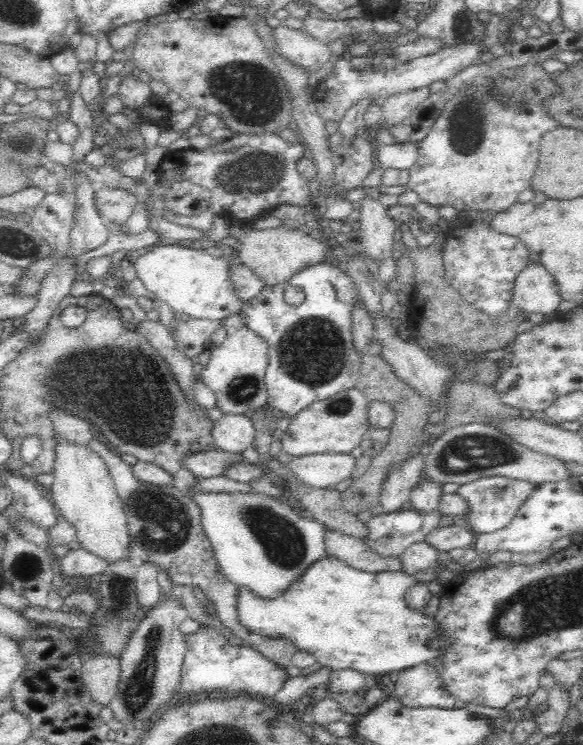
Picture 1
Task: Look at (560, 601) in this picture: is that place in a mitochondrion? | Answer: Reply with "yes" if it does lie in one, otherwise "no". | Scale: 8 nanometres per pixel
yes

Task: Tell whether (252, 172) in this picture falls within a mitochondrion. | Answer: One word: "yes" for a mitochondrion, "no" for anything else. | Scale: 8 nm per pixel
yes

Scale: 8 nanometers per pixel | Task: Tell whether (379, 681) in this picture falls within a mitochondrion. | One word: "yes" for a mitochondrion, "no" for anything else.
no

